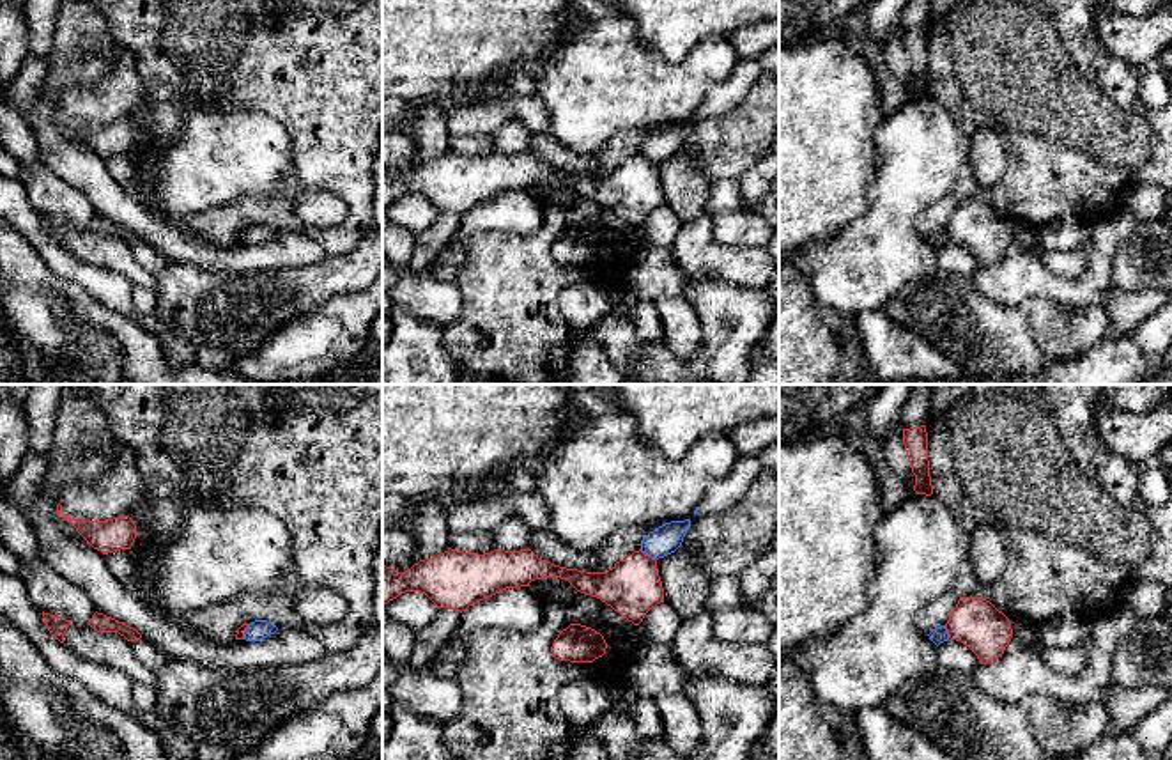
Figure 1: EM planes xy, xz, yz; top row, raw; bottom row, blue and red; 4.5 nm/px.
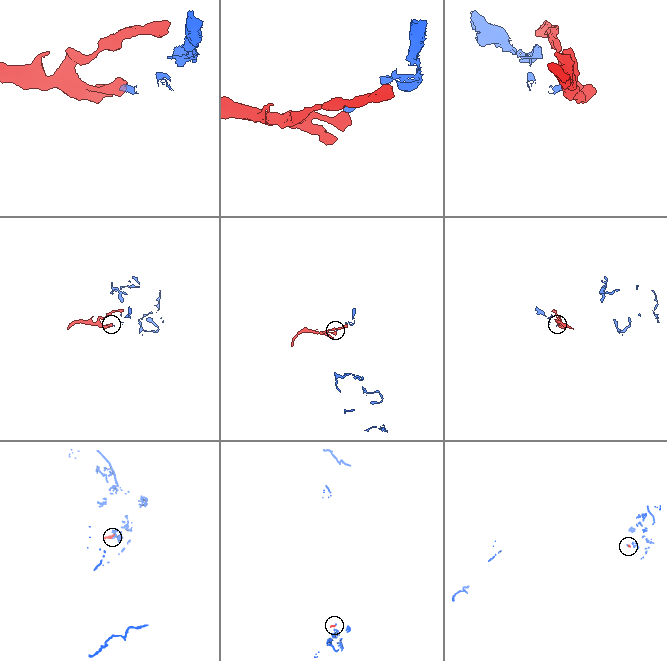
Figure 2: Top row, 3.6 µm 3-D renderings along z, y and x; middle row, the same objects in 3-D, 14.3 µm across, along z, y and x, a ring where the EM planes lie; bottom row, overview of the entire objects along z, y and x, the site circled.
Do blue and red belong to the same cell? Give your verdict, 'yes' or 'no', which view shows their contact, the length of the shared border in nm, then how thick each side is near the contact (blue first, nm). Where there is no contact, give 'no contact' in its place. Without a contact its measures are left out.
no; contact in xz; length 90 nm; calibres 140 and 260 nm

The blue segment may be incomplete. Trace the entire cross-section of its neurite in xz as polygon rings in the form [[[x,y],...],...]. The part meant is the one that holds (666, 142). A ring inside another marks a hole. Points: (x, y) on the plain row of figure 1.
[[[690,122],[671,124],[655,131],[643,142],[641,154],[655,163],[675,156],[682,149],[689,129]]]

